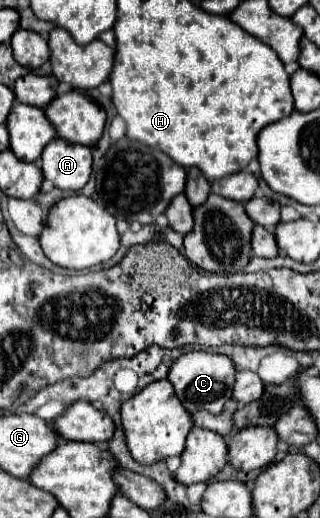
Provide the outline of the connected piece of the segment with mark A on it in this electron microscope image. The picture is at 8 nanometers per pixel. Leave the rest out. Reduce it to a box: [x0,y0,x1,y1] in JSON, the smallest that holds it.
[41,137,91,191]

